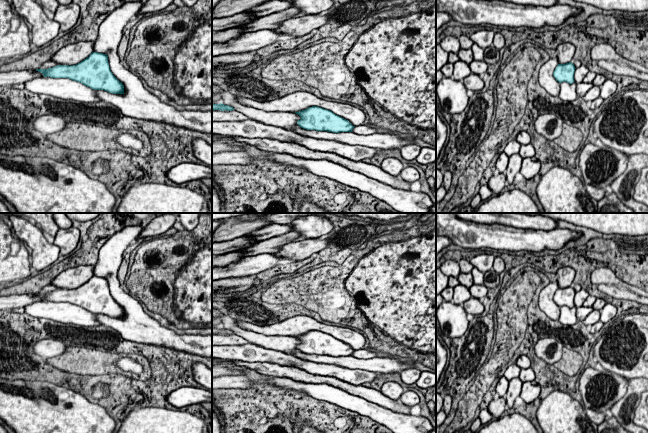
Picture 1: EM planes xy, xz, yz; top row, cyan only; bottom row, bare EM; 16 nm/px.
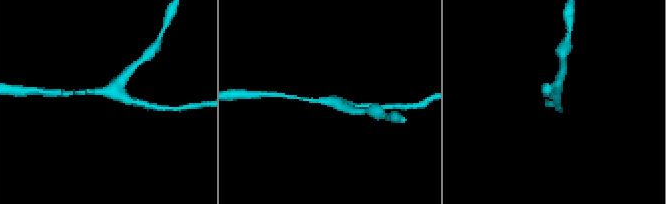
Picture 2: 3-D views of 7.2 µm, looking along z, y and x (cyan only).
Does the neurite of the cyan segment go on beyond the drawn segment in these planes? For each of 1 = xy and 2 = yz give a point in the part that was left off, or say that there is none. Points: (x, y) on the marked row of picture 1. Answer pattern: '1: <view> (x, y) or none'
1: none
2: none

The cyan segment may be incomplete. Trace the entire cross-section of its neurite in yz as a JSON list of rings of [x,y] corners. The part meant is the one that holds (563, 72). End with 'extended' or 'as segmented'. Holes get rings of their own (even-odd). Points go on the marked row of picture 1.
[[[569,62],[566,64],[558,64],[553,72],[553,76],[559,83],[567,82],[569,84],[574,83],[575,66]]] | as segmented

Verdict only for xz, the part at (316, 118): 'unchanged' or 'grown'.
unchanged

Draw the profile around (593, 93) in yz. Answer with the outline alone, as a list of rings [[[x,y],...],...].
[[[593,86],[583,97],[583,100],[586,102],[592,102],[593,100],[597,99],[600,94],[600,87]]]

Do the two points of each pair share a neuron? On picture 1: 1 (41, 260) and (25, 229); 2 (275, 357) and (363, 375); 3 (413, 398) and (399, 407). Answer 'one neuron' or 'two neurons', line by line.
1: one neuron
2: one neuron
3: two neurons

